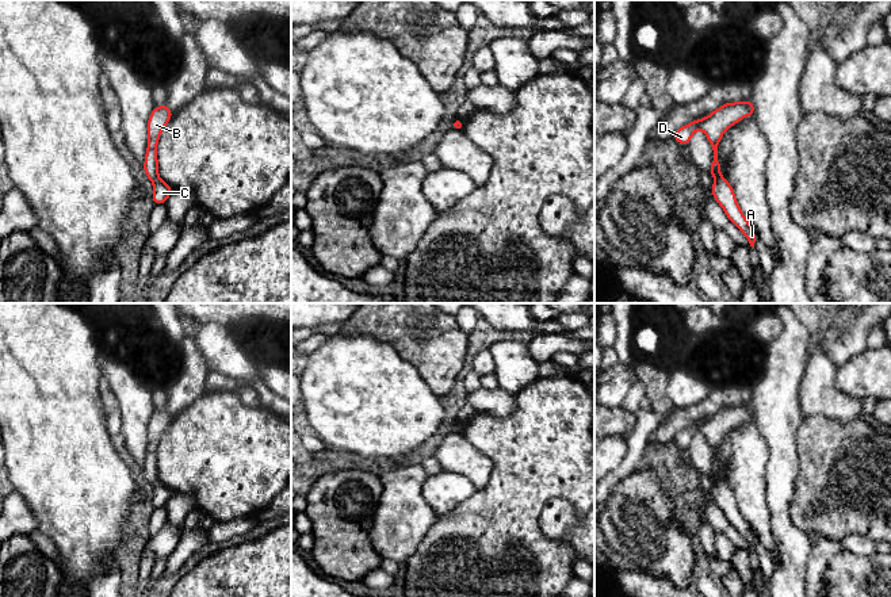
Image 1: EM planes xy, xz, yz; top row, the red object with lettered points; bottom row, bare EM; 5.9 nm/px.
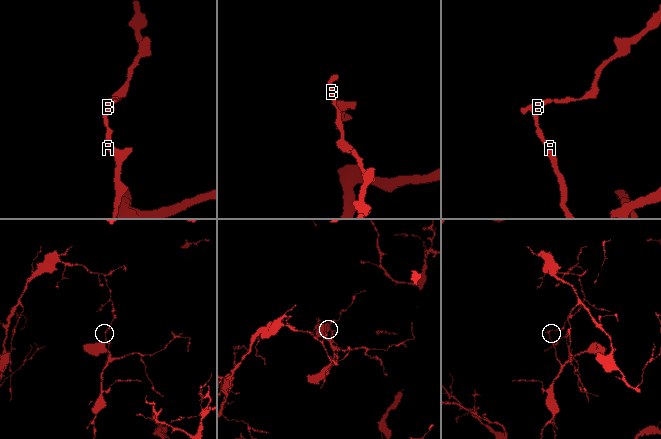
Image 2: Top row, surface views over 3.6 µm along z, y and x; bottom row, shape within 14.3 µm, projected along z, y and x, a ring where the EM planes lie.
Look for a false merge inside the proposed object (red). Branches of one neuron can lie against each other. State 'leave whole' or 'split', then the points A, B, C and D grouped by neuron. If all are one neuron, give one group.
split; groups A C / B D

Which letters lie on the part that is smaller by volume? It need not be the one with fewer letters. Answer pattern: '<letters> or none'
A, C

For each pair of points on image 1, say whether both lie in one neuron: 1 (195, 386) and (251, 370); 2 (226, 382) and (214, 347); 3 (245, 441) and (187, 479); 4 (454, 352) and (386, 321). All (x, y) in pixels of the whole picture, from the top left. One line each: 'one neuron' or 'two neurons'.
1: two neurons
2: two neurons
3: one neuron
4: one neuron

